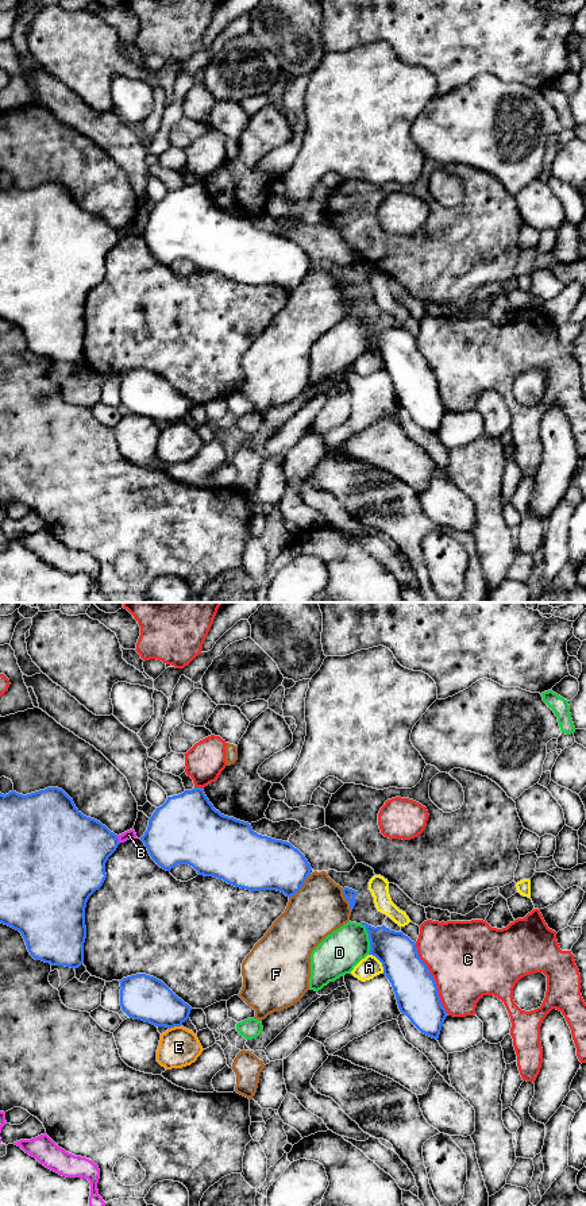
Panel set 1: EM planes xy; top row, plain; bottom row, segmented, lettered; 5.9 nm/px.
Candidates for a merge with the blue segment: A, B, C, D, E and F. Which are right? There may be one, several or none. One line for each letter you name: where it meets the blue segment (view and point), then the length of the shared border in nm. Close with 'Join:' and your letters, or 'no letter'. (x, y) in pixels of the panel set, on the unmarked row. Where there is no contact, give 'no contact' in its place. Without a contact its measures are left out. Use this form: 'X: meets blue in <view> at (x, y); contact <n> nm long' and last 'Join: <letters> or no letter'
Join: no letter

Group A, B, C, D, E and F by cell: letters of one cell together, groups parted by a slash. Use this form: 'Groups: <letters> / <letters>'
Groups: A / B / C / D / E / F

